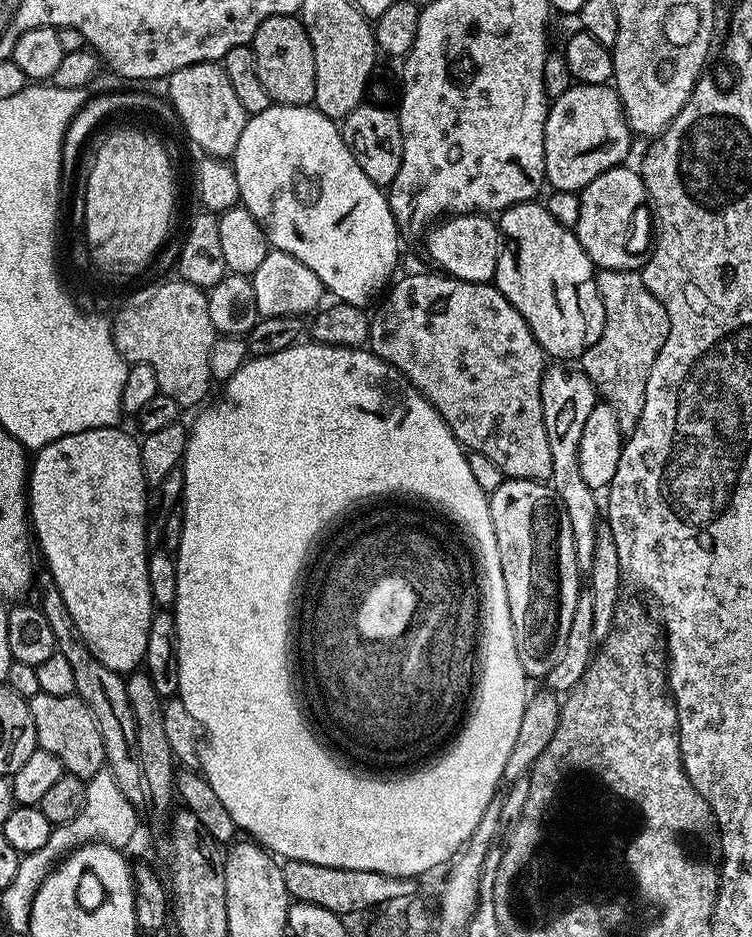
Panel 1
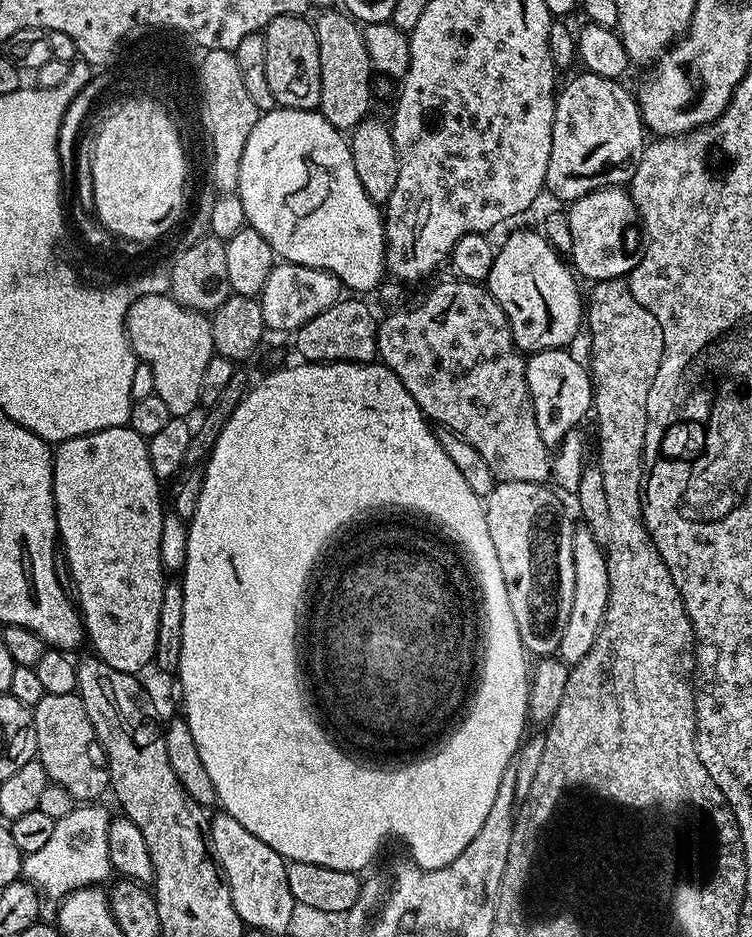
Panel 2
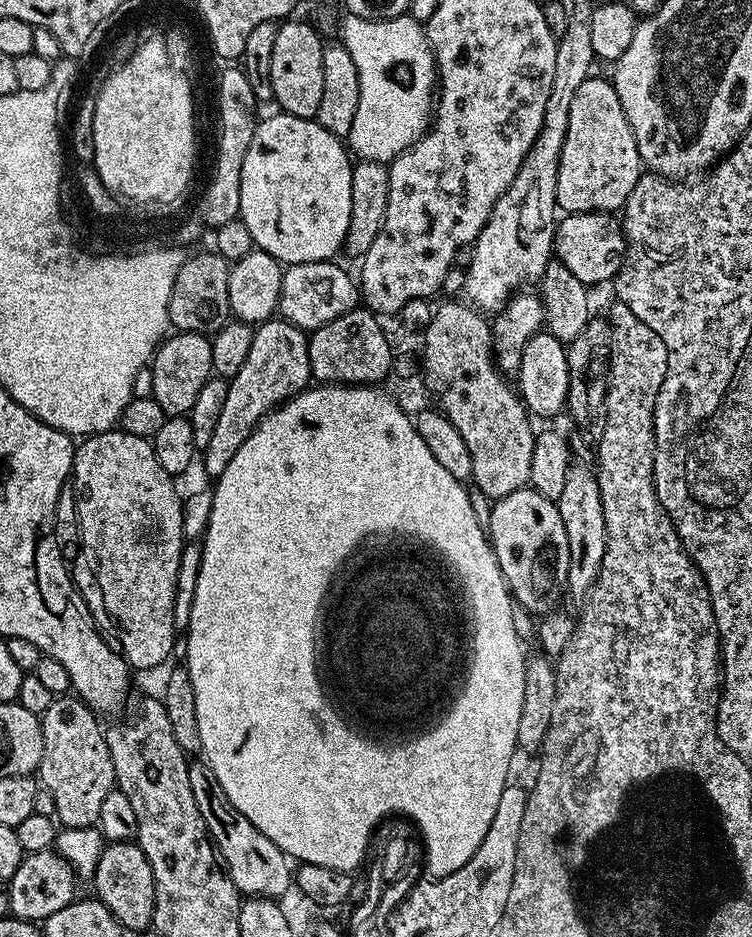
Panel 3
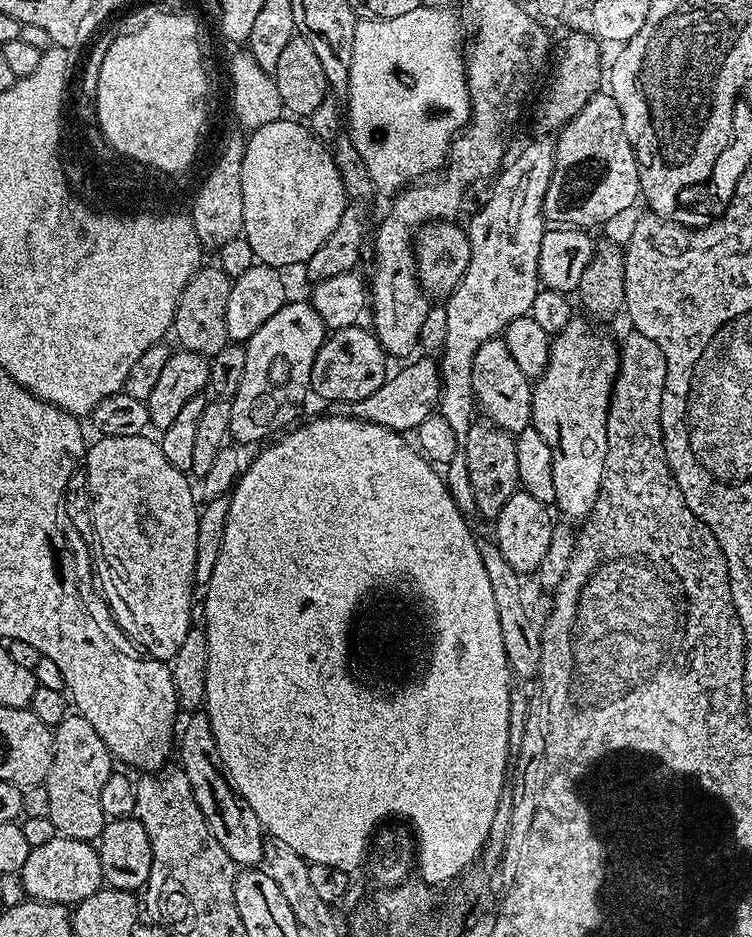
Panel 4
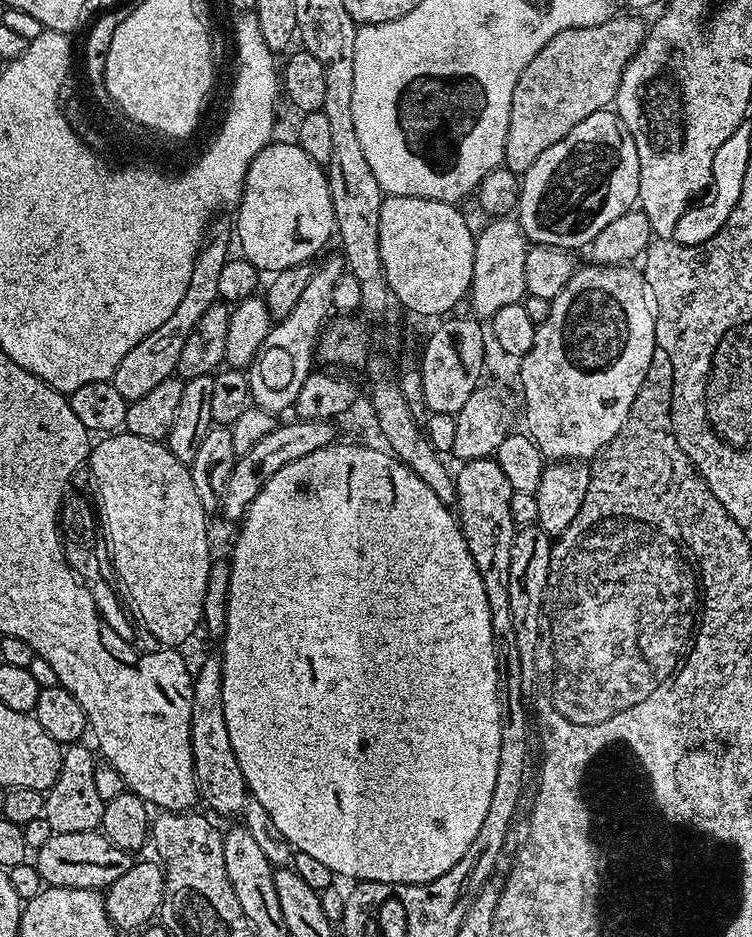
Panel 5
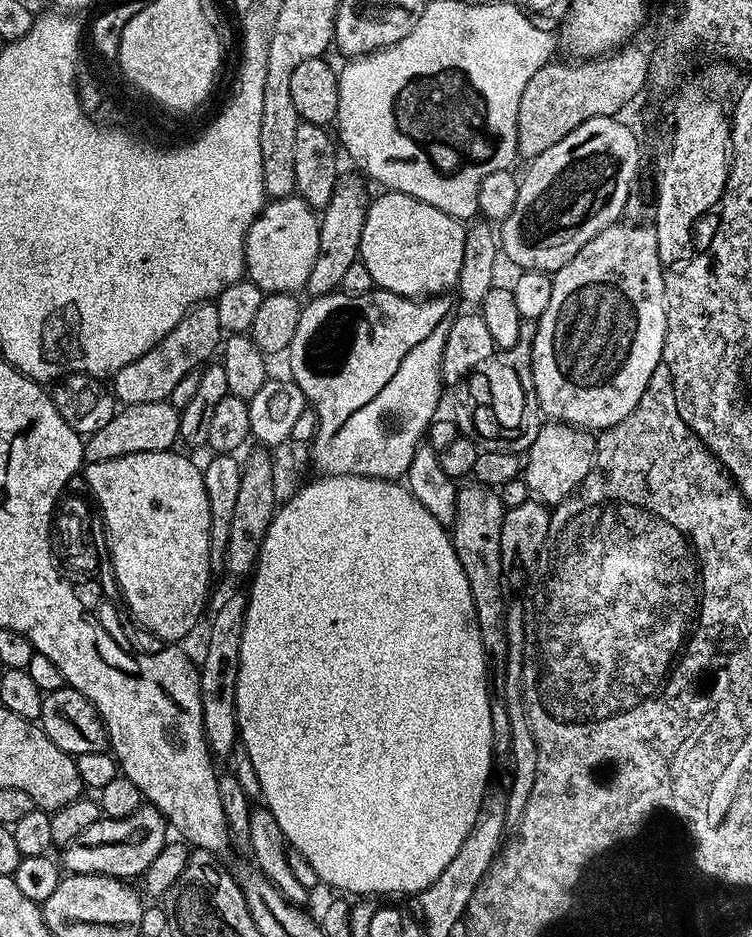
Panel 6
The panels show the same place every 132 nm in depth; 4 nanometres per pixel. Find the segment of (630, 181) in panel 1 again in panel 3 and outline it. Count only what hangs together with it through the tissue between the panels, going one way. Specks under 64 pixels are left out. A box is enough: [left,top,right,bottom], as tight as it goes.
[555,212,627,286]

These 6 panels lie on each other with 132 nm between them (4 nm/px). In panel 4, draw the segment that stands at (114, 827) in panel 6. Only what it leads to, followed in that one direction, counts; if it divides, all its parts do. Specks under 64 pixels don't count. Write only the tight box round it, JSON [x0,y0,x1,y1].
[19,834,104,904]

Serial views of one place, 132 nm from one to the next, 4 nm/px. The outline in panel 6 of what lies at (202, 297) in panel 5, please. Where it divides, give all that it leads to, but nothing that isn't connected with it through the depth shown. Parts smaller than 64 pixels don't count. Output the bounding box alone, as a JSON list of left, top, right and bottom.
[111,302,222,405]

